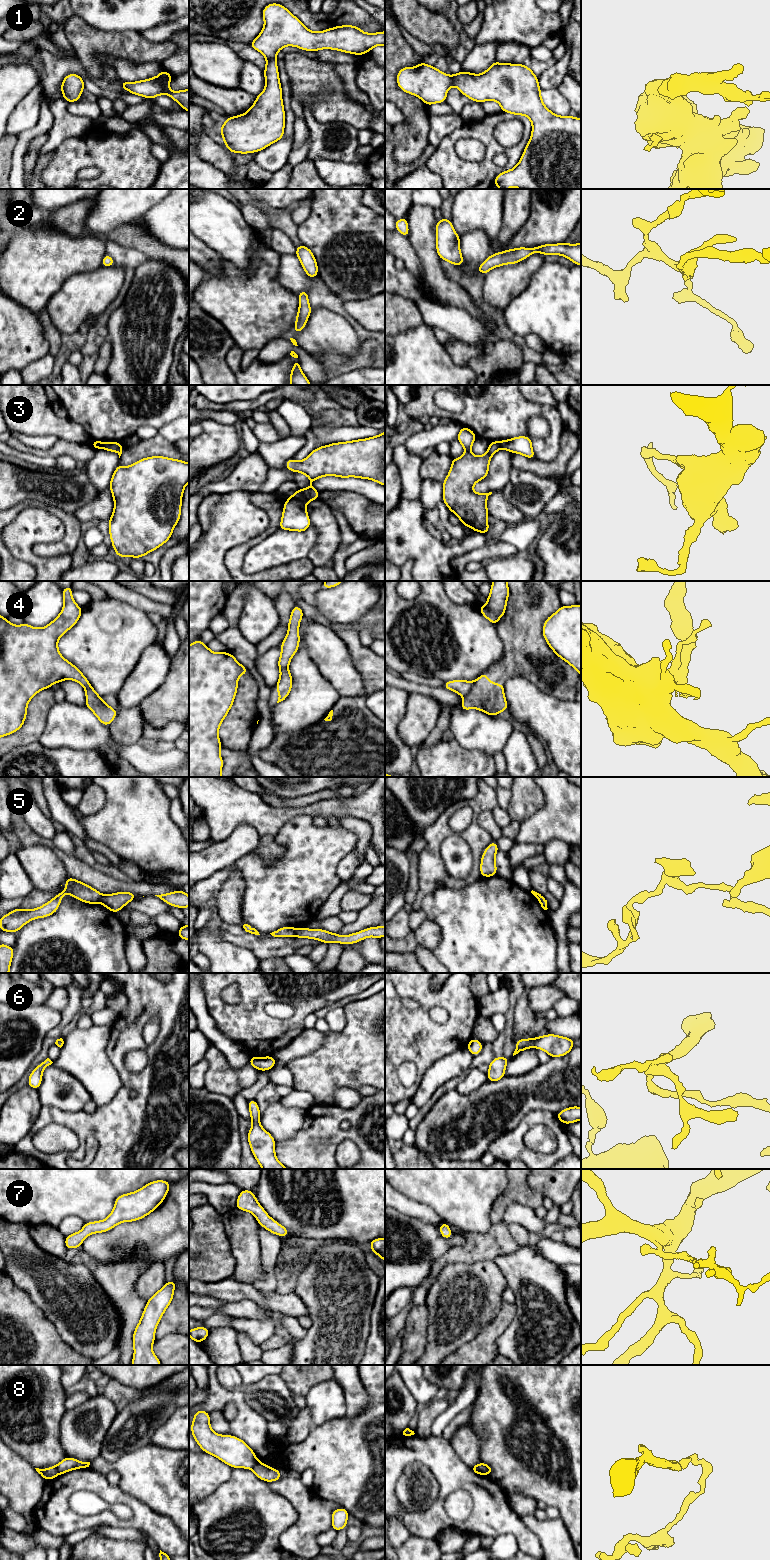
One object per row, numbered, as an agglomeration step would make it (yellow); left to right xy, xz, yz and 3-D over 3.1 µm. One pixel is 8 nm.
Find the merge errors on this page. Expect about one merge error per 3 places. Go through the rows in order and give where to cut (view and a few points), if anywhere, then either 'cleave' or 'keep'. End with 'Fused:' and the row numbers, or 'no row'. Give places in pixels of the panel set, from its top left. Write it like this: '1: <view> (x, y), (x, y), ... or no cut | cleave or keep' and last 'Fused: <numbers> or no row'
1: no cut | keep
2: no cut | keep
3: xz (292, 495), (305, 503) | cleave
4: yz (475, 681), (470, 691), (464, 696) | cleave
5: xy (103, 895), (98, 901) | cleave
6: no cut | keep
7: no cut | keep
8: xy (56, 1466), (58, 1474) | cleave
Fused: 3, 4, 5, 8

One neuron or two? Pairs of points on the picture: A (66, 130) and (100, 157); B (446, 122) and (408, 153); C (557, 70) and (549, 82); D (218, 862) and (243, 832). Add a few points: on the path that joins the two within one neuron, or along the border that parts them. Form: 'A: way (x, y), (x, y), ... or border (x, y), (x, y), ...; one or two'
A: border (92, 125), (82, 135), (68, 137), (55, 149); two
B: border (428, 114), (429, 142); two
C: way (556, 73), (550, 79); one
D: way (225, 855), (241, 839); one

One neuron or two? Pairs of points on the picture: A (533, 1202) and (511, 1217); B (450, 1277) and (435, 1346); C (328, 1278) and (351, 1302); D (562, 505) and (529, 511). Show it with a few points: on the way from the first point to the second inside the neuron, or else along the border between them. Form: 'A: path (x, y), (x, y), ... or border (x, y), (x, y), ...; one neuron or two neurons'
A: border (534, 1210), (525, 1205), (511, 1203), (504, 1212); two neurons
B: path (450, 1294), (450, 1326), (448, 1329); one neuron
C: path (334, 1284), (345, 1296); one neuron
D: border (558, 491), (542, 511); two neurons

